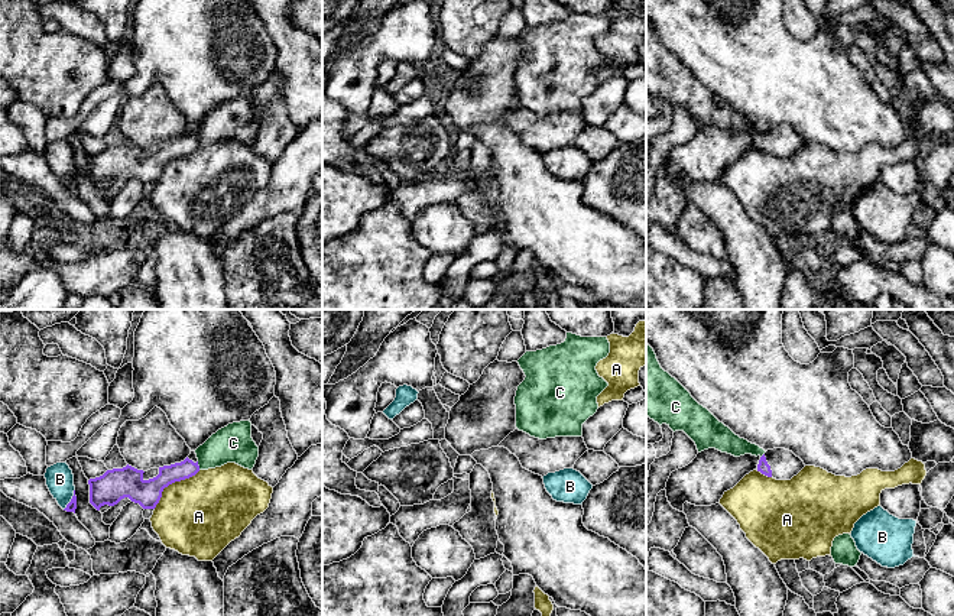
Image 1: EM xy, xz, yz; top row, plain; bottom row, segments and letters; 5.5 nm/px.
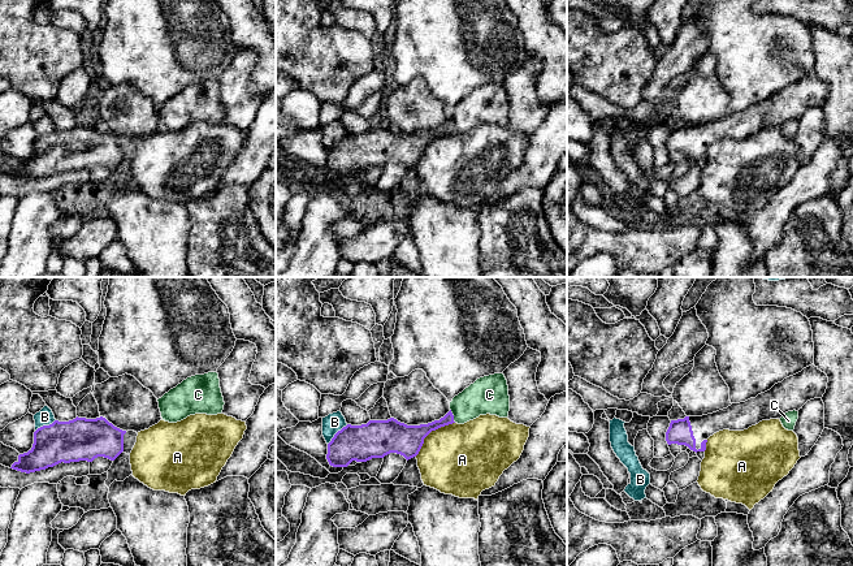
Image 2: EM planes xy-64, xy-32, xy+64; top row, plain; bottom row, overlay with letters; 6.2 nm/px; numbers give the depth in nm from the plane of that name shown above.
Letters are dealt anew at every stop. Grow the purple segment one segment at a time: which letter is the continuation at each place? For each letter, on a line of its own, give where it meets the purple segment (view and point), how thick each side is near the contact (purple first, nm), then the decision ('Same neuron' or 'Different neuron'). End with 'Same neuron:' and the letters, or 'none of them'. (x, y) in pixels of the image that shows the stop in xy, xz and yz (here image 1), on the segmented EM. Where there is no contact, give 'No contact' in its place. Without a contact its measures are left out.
A: Touches purple at xy (172, 482). Thickness 170 nm (purple) against 440 nm. Different neuron
B: Touches purple at xy (71, 499). Thickness 60 nm (purple) against 160 nm. Different neuron
C: Touches purple at xy (198, 466). Thickness 110 nm (purple) against 200 nm. Different neuron
Same neuron: none of them

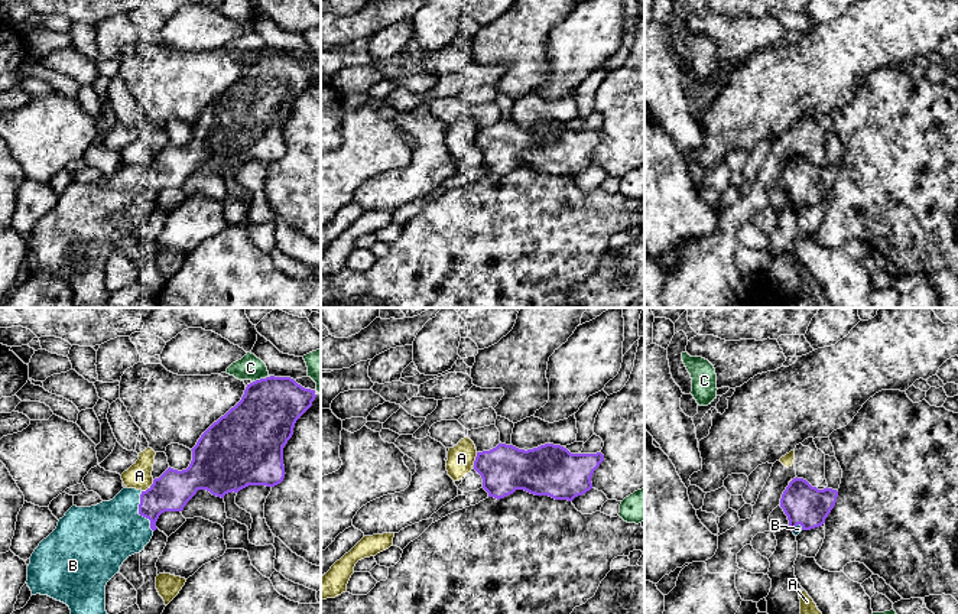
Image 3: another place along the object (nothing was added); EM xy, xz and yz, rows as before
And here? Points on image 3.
A: Touches purple at xy (148, 489). Thickness 220 nm (purple) against 140 nm. Different neuron
B: Touches purple at xy (139, 513). Thickness 220 nm (purple) against 360 nm. Same neuron
C: Touches purple at xy (262, 379). Thickness 360 nm (purple) against 140 nm. Different neuron
Same neuron: B

